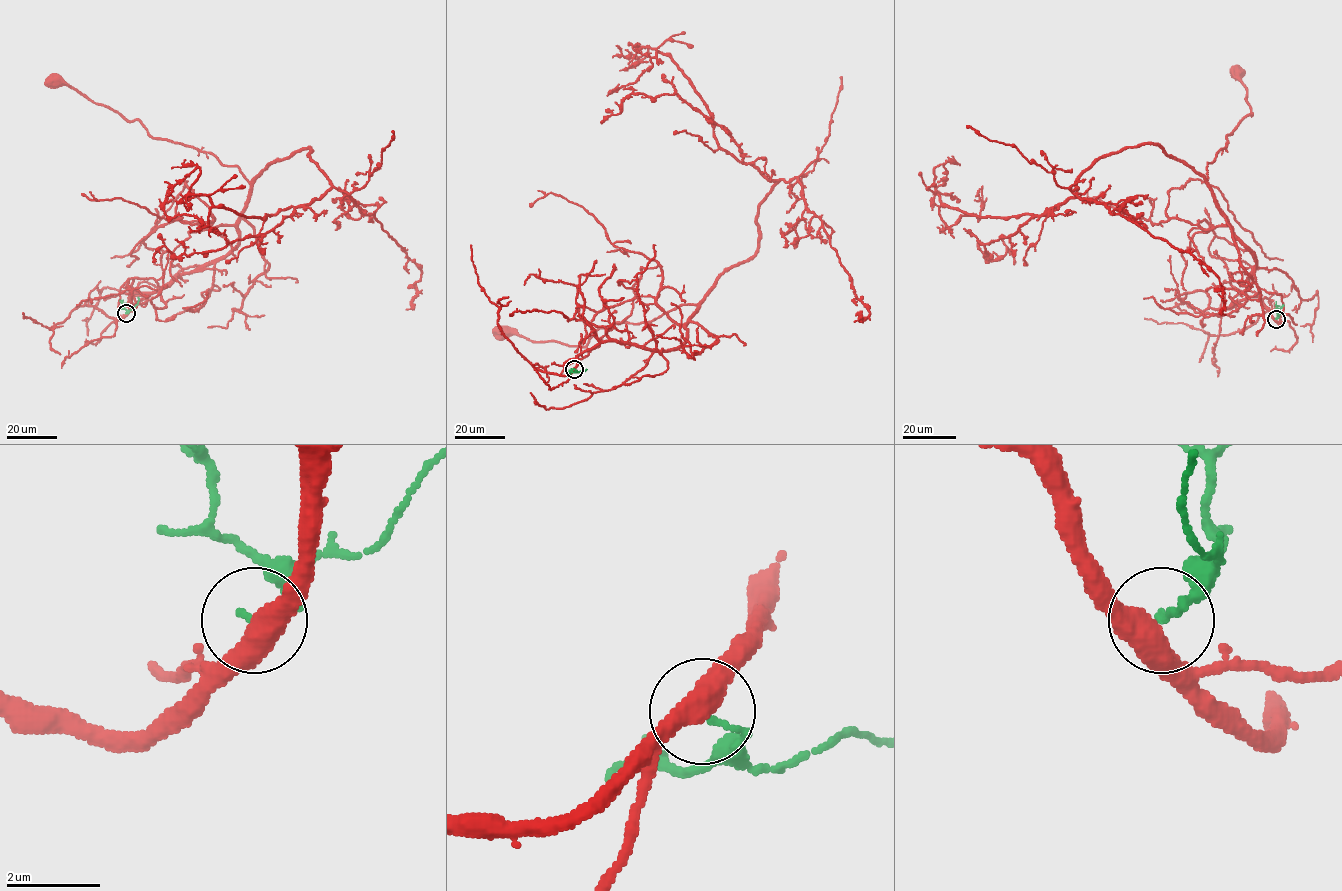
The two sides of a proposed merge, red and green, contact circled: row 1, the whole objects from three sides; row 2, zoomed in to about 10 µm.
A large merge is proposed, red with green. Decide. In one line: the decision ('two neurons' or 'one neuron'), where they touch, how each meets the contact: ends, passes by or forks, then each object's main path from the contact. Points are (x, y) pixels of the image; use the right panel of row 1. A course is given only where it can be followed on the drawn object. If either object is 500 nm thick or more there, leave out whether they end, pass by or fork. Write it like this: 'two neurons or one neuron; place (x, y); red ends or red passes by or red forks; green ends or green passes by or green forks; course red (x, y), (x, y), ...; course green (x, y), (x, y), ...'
two neurons; place (1276, 319); red passes by; green ends; course red (1275, 319), (1259, 297), (1246, 294), (1254, 255), (1235, 235), (1208, 184), (1207, 163), (1252, 114), (1239, 70); course green (1276, 319), (1278, 315), (1276, 301)

